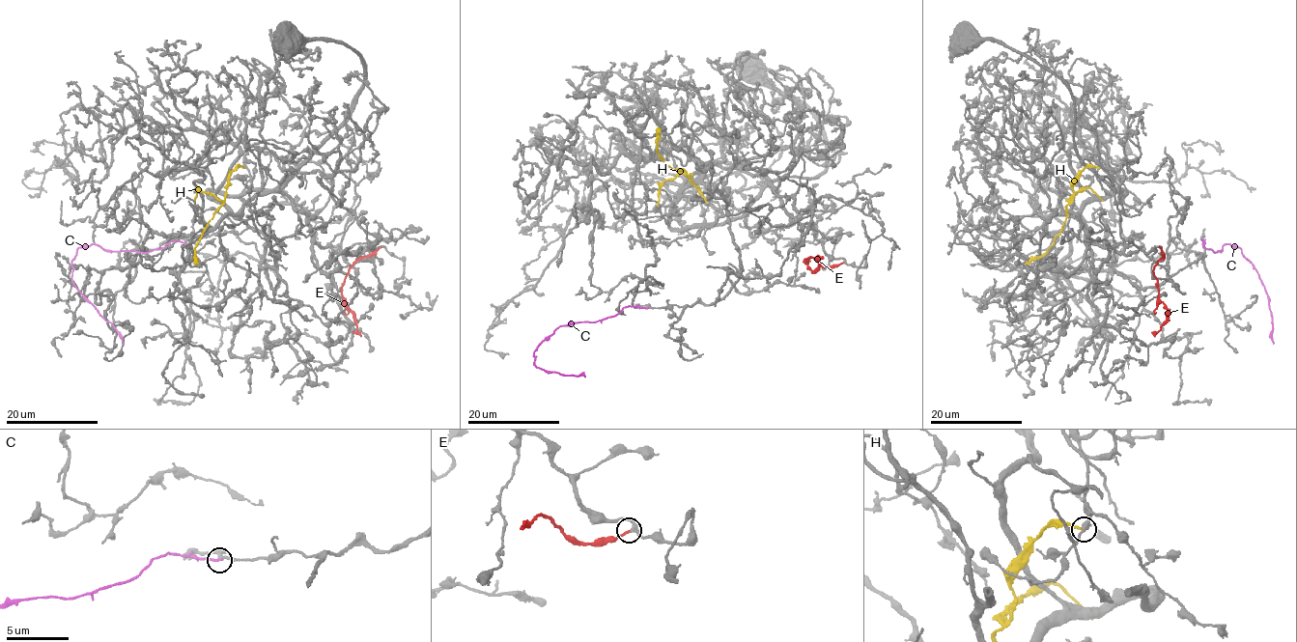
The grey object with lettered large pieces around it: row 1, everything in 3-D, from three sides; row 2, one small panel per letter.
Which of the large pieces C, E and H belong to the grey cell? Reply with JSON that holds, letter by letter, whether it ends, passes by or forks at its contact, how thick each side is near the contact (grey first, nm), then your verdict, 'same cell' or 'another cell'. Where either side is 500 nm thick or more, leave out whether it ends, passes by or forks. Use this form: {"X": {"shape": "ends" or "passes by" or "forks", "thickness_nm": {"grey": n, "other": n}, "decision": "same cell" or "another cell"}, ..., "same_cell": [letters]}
{"C": {"shape": "ends", "thickness_nm": {"grey": 200, "other": 190}, "decision": "another cell"}, "E": {"shape": "ends", "thickness_nm": {"grey": 280, "other": 200}, "decision": "same cell"}, "H": {"shape": "ends", "thickness_nm": {"grey": 340, "other": 200}, "decision": "another cell"}, "same_cell": ["E"]}

